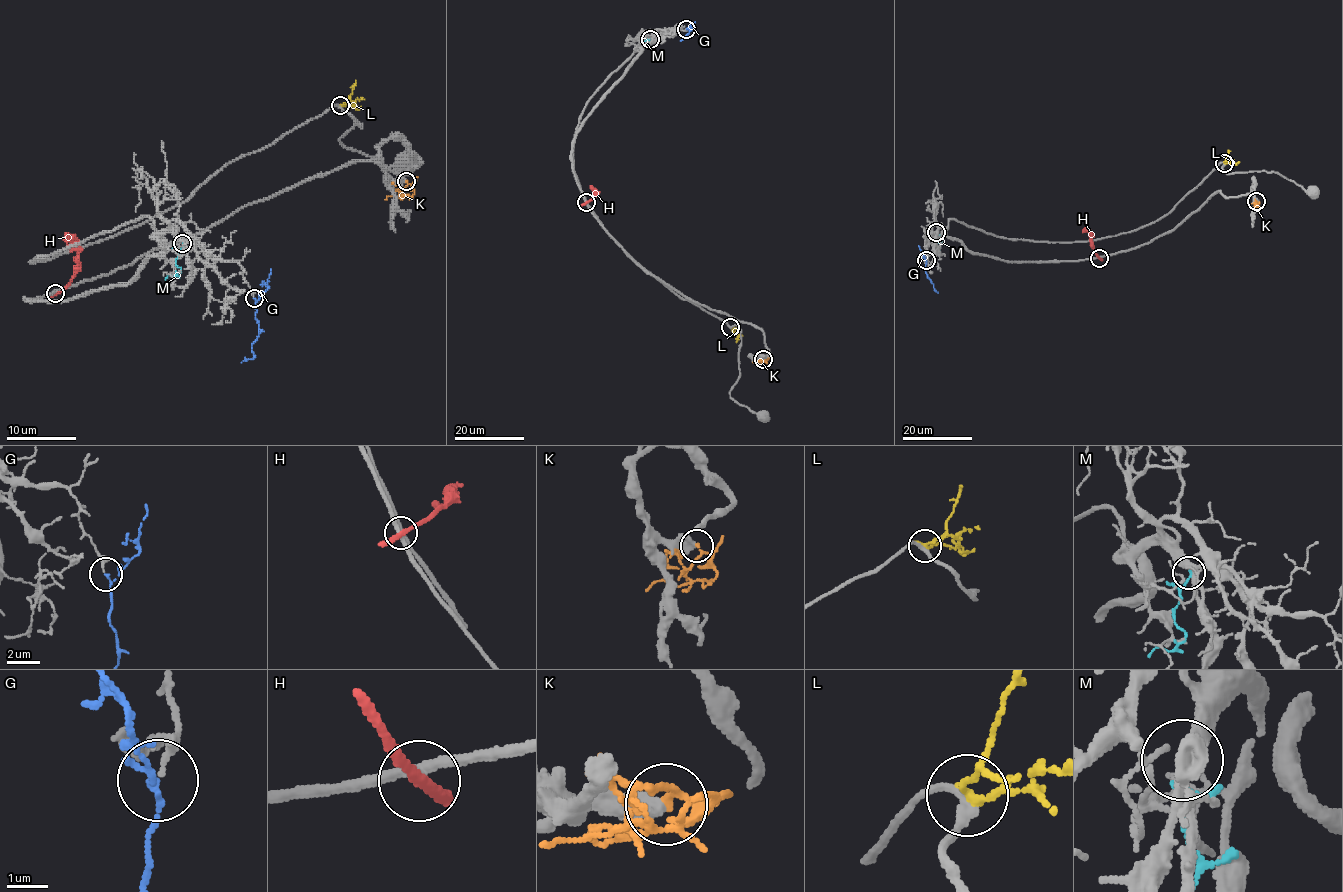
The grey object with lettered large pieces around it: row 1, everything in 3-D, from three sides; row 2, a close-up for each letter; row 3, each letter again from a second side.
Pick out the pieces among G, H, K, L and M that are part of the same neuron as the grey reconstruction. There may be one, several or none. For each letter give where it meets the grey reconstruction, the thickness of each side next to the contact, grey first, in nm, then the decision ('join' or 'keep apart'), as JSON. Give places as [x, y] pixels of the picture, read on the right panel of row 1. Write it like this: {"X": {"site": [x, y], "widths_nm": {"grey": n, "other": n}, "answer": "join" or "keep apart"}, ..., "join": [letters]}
{"G": {"site": [926, 260], "widths_nm": {"grey": 190, "other": 110}, "answer": "join"}, "H": {"site": [1099, 258], "widths_nm": {"grey": 240, "other": 240}, "answer": "keep apart"}, "K": {"site": [1256, 201], "widths_nm": {"grey": 440, "other": 120}, "answer": "keep apart"}, "L": {"site": [1224, 163], "widths_nm": {"grey": 240, "other": 180}, "answer": "keep apart"}, "M": {"site": [936, 232], "widths_nm": {"grey": 320, "other": 130}, "answer": "keep apart"}, "join": ["G"]}

